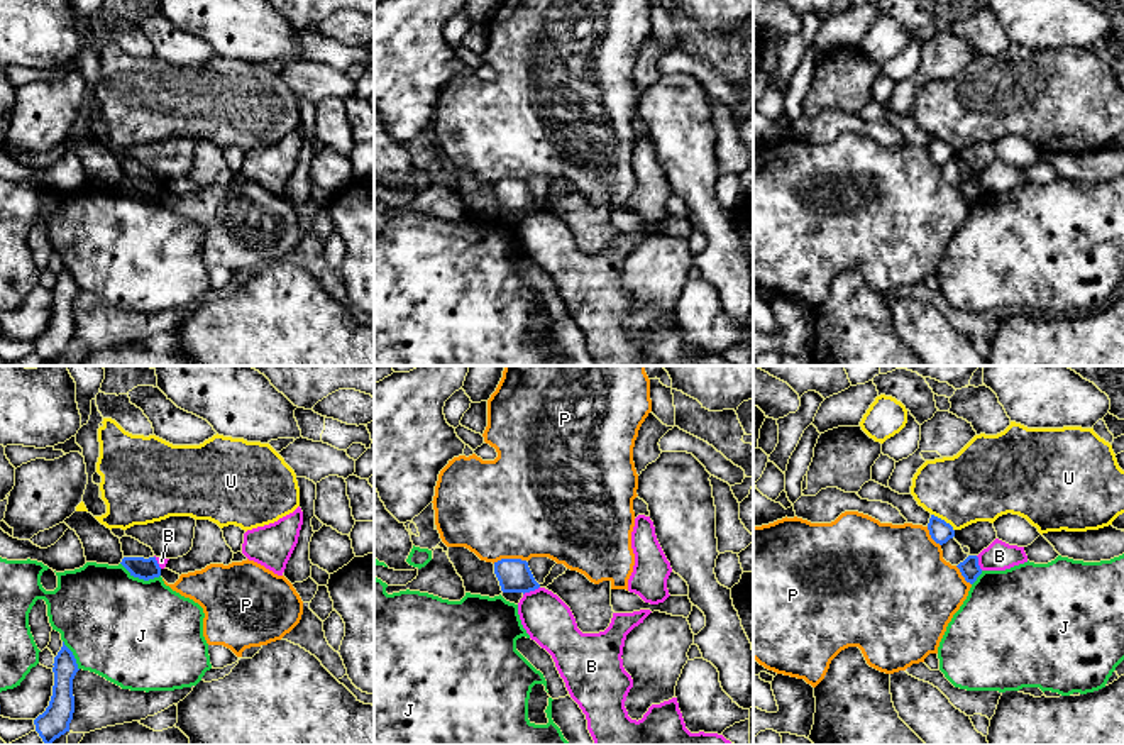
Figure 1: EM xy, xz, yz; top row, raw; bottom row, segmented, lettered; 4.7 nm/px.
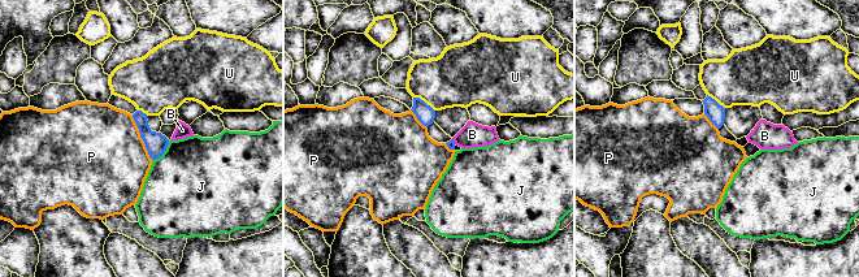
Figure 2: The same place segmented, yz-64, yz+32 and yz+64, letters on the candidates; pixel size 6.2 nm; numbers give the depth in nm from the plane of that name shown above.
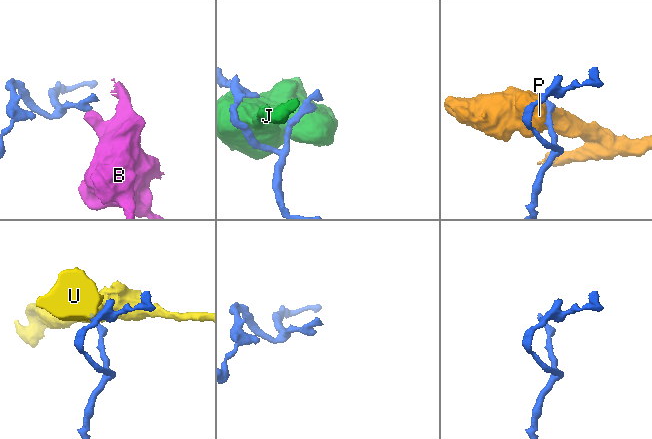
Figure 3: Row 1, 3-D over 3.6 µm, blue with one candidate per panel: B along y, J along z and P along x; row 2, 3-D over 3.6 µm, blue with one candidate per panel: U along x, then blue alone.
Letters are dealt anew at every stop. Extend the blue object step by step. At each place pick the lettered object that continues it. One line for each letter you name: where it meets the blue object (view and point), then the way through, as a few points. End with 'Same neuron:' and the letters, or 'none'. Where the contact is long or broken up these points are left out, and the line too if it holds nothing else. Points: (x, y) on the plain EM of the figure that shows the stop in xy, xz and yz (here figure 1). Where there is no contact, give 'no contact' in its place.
Same neuron: none

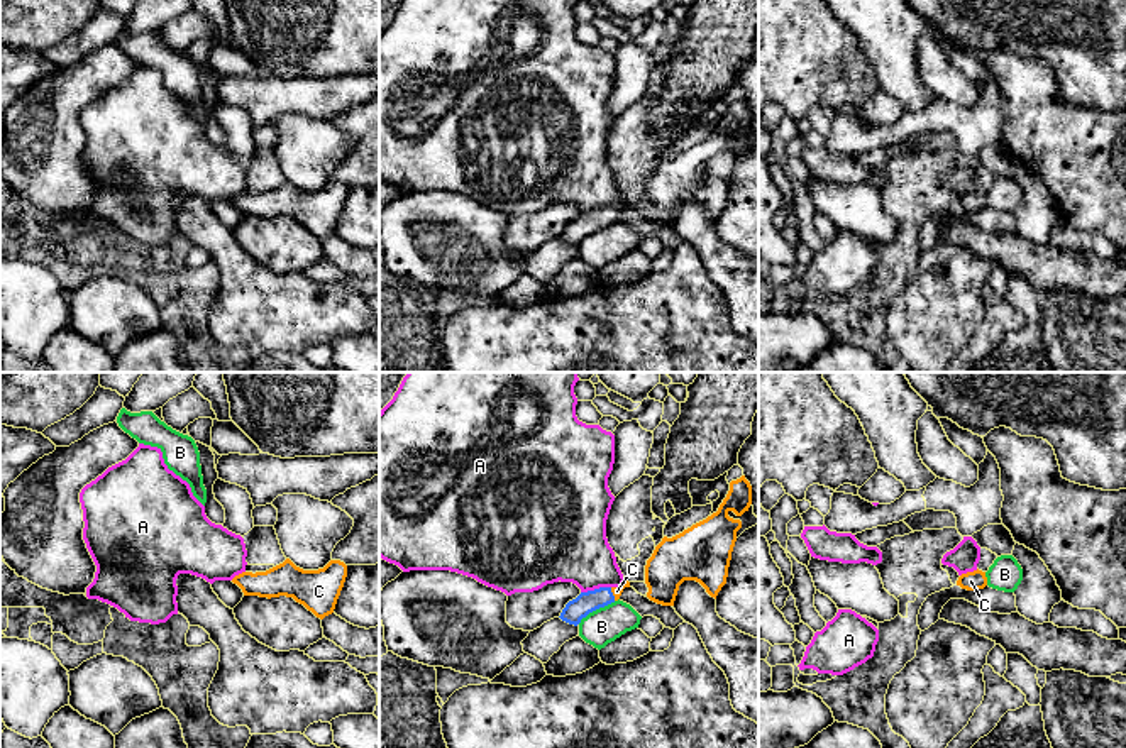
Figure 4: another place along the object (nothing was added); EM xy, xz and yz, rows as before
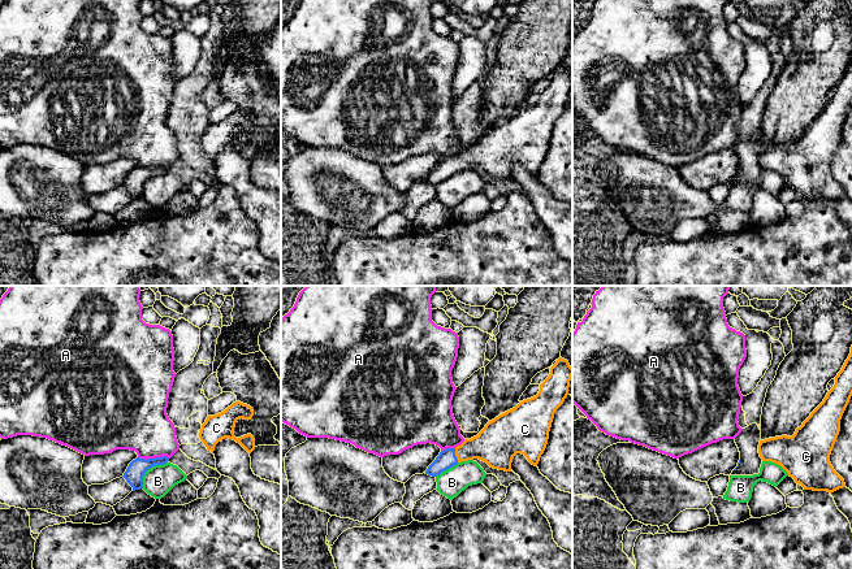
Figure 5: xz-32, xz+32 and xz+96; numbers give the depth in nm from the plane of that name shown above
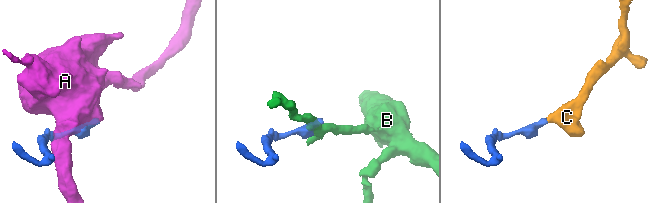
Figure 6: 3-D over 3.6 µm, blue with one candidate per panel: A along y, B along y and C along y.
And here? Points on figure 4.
C: xz (612, 215) | across xz (585, 224), (612, 215), (617, 212)
Same neuron: C

